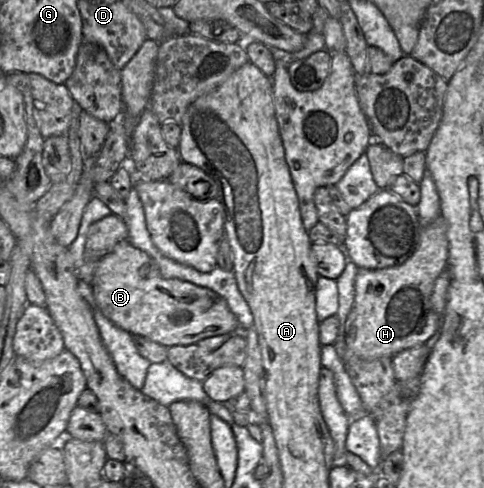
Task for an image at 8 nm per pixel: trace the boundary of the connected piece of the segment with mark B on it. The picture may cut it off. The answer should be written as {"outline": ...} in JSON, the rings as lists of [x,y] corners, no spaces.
{"outline":[[[128,240],[119,242],[110,253],[96,261],[91,287],[96,305],[105,317],[131,335],[143,336],[165,347],[195,344],[204,338],[232,332],[240,326],[222,296],[191,282],[164,278],[155,261]]]}

